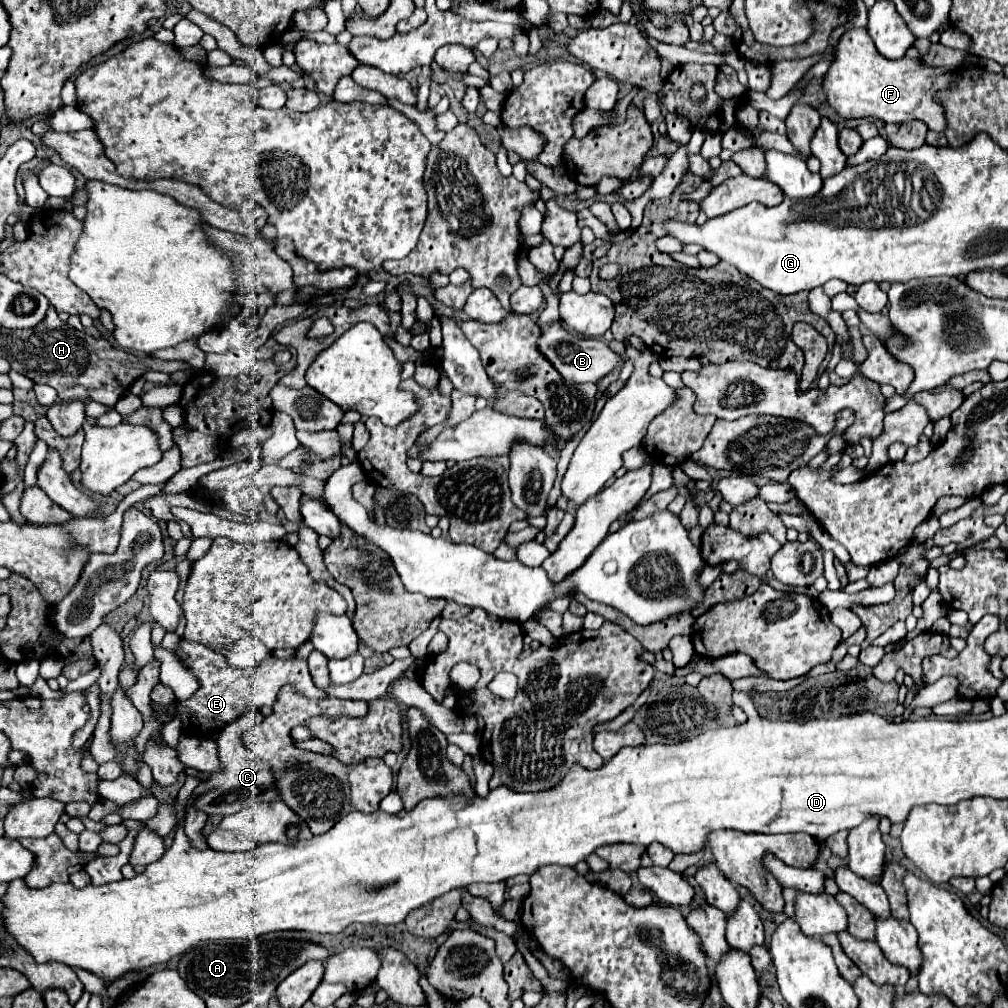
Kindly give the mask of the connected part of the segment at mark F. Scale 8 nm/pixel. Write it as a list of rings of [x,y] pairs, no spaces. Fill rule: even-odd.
[[[849,29],[841,35],[841,39],[835,45],[833,63],[829,65],[829,71],[823,77],[823,93],[827,97],[829,107],[835,109],[845,119],[873,117],[873,119],[881,119],[883,123],[907,123],[907,121],[919,119],[919,121],[927,123],[929,129],[943,131],[945,129],[945,117],[943,117],[941,105],[933,101],[933,93],[939,89],[945,89],[951,81],[951,75],[953,75],[951,69],[925,67],[919,59],[909,59],[909,57],[901,57],[897,61],[885,59],[875,49],[867,29]]]

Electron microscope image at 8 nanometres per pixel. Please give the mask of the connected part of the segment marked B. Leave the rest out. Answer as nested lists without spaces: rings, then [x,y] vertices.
[[[547,287],[545,291],[545,311],[539,315],[537,325],[541,325],[541,341],[537,343],[541,353],[545,353],[545,357],[553,363],[553,367],[561,373],[561,377],[565,381],[571,383],[597,383],[599,379],[603,379],[605,375],[609,375],[613,369],[621,367],[625,363],[625,355],[619,355],[615,351],[609,349],[609,345],[601,339],[585,339],[585,337],[577,337],[565,329],[559,327],[559,313],[557,313],[557,305],[559,305],[559,297],[551,293],[551,289]]]

